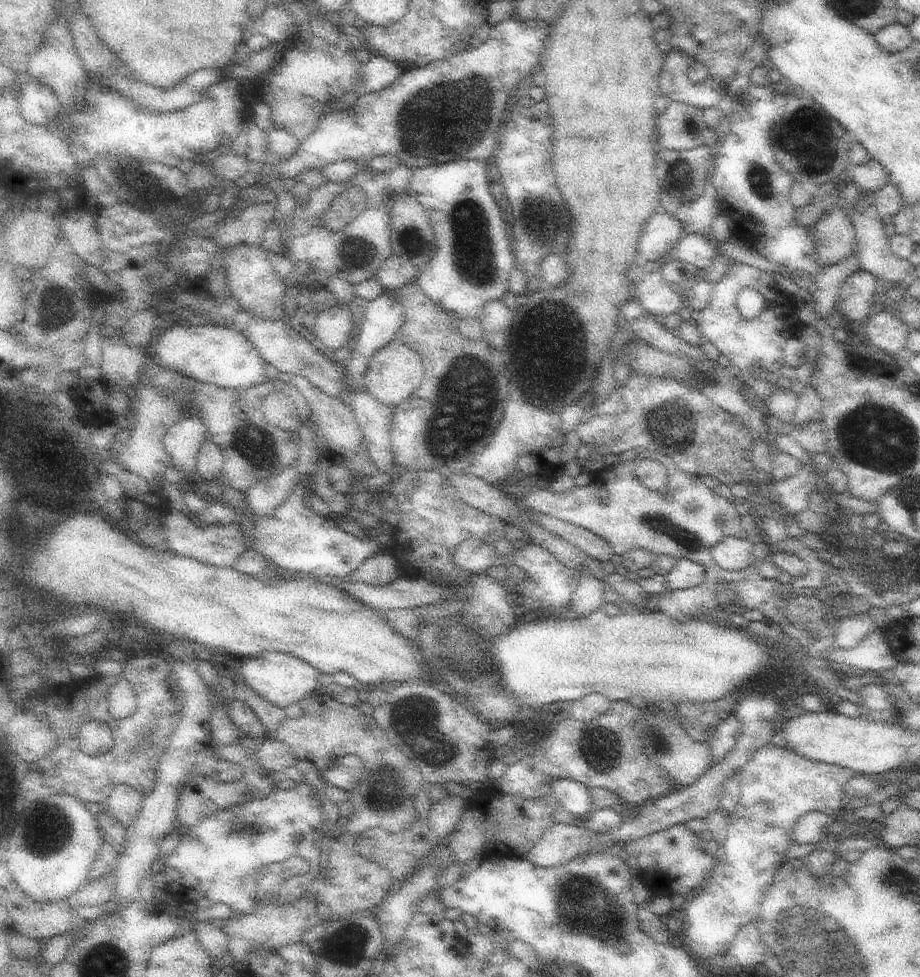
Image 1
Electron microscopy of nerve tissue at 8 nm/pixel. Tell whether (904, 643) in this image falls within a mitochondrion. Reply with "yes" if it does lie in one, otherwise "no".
no

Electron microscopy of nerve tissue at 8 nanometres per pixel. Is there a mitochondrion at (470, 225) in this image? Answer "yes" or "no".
yes

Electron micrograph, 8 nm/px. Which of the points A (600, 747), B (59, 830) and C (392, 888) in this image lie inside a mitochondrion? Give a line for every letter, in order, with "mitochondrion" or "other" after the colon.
A: mitochondrion
B: mitochondrion
C: other

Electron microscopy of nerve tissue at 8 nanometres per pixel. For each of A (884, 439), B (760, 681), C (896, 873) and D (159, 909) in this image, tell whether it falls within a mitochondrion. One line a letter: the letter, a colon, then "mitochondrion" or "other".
A: mitochondrion
B: other
C: other
D: other

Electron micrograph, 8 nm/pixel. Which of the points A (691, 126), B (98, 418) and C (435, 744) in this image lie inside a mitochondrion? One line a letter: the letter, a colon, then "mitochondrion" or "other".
A: other
B: other
C: mitochondrion

